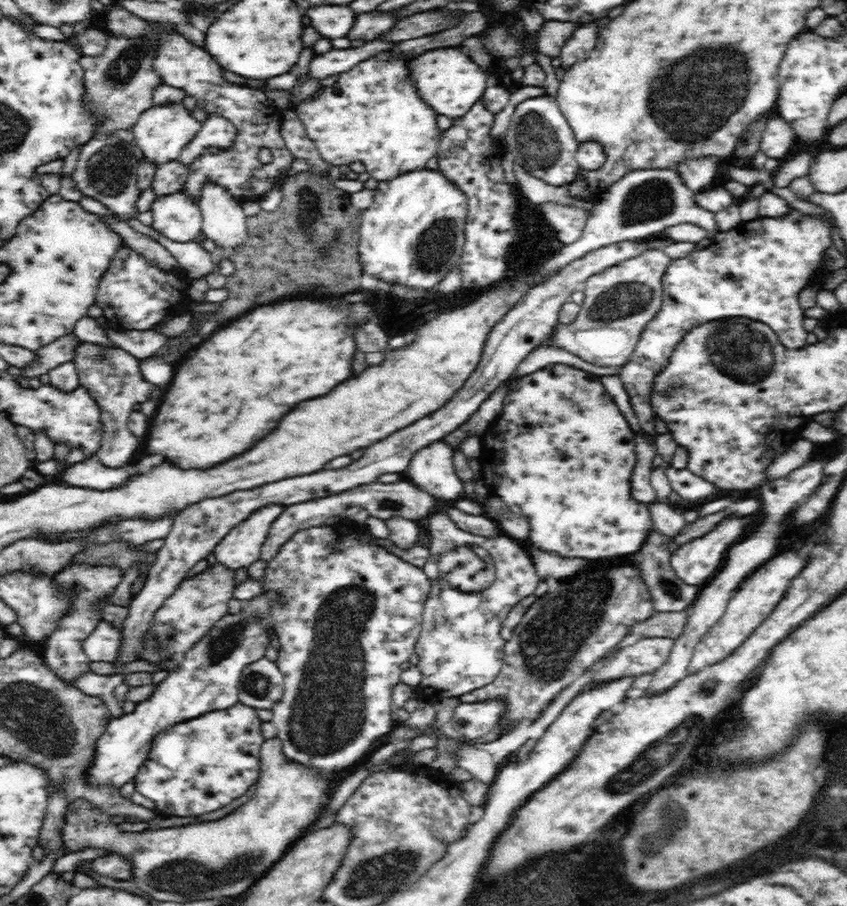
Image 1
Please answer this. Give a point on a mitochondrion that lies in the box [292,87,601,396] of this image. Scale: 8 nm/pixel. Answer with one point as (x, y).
(533, 137)

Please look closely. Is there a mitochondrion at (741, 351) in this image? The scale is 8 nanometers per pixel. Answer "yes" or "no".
yes

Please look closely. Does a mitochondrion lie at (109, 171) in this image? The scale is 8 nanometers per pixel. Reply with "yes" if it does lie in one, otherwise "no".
yes

